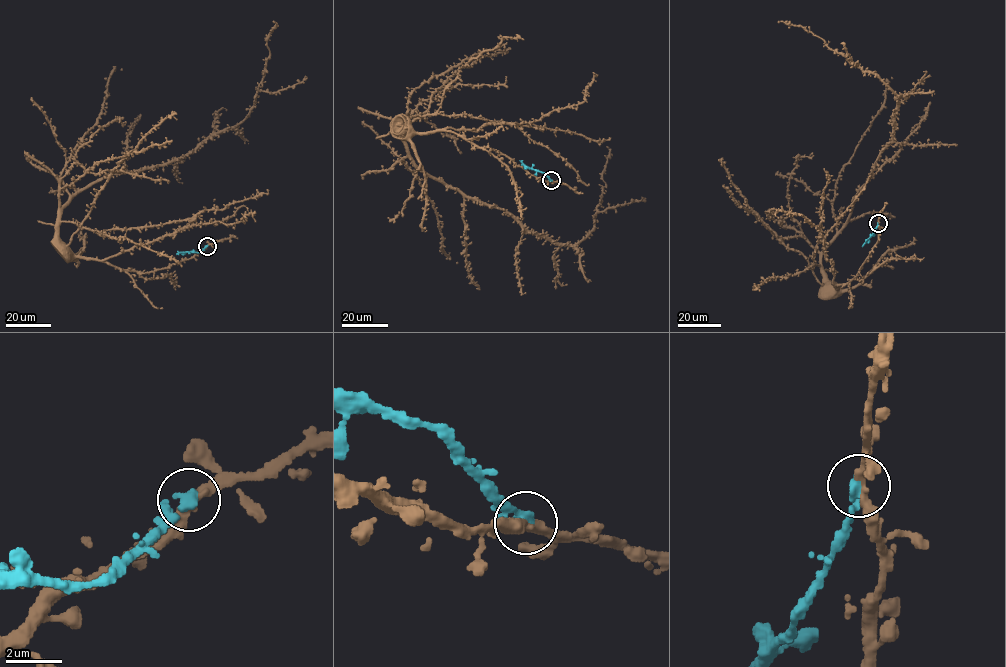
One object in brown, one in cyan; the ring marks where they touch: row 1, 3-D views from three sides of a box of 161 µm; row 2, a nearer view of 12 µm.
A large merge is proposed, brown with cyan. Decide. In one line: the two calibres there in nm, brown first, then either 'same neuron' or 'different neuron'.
340 nm thick on the brown side, 280 nm on the other; different neuron

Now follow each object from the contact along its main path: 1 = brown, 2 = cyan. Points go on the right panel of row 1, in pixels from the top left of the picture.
1: (878, 223), (878, 239), (856, 278), (837, 284), (837, 290)
2: (877, 223), (862, 246)

